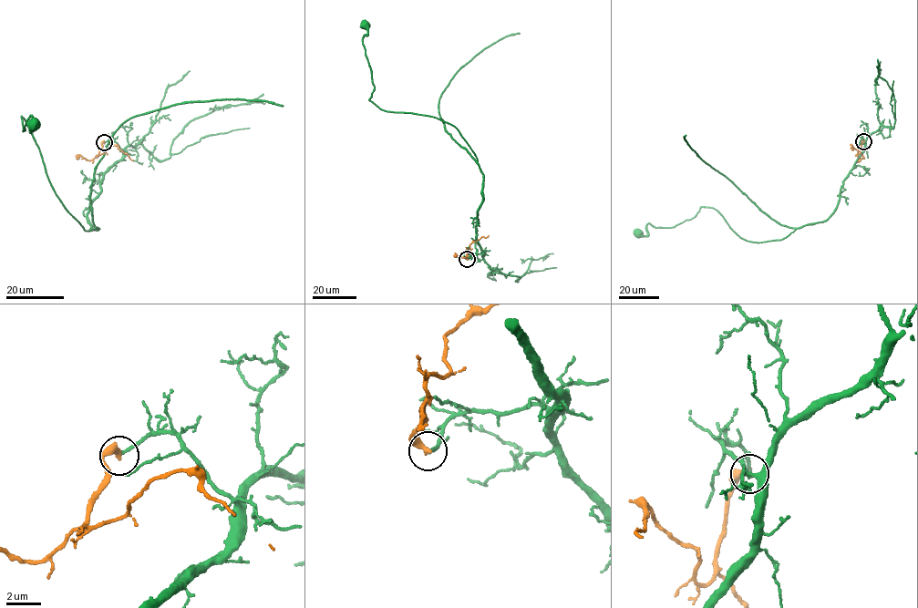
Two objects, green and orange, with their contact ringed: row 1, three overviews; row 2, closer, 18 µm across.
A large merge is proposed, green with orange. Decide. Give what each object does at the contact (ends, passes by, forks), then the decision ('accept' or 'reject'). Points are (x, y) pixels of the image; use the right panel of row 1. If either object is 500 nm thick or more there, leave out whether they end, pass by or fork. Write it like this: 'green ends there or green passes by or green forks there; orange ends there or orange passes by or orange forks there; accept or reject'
green ends there; orange ends there; reject

